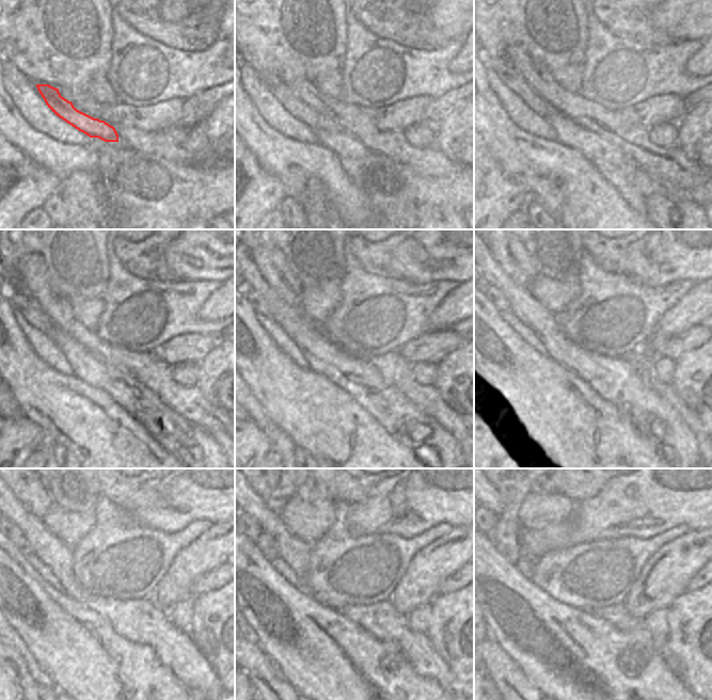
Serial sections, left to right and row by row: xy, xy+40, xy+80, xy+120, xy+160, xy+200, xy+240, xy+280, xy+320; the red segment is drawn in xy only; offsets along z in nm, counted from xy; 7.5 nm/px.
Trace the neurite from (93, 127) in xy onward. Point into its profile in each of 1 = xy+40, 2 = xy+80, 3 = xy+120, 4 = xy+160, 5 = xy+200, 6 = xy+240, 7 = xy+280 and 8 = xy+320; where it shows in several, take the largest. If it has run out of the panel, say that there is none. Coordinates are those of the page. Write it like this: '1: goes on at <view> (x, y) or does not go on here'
1: goes on at xy+40 (315, 120)
2: goes on at xy+80 (508, 75)
3: goes on at xy+120 (19, 297)
4: goes on at xy+160 (260, 306)
5: goes on at xy+200 (495, 296)
6: goes on at xy+240 (17, 537)
7: goes on at xy+280 (256, 529)
8: goes on at xy+320 (495, 516)

